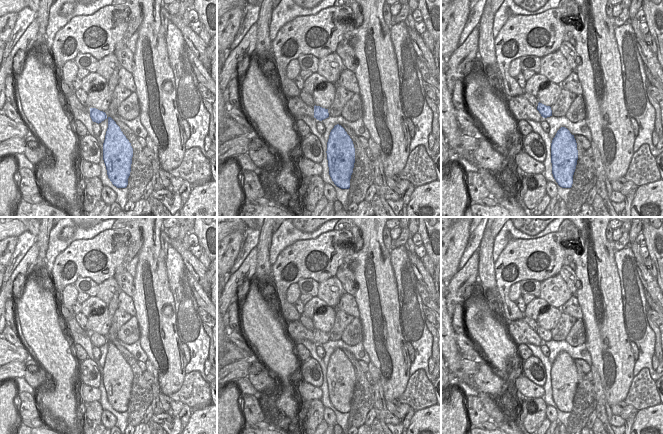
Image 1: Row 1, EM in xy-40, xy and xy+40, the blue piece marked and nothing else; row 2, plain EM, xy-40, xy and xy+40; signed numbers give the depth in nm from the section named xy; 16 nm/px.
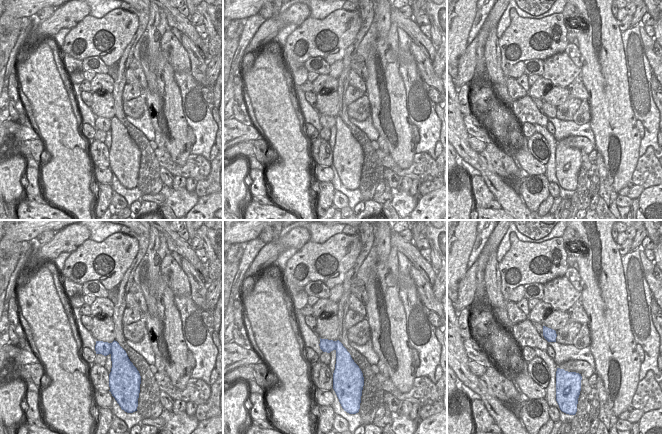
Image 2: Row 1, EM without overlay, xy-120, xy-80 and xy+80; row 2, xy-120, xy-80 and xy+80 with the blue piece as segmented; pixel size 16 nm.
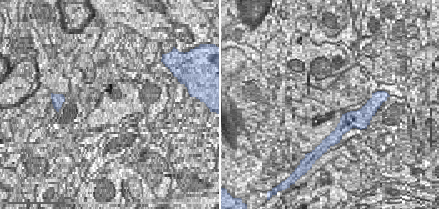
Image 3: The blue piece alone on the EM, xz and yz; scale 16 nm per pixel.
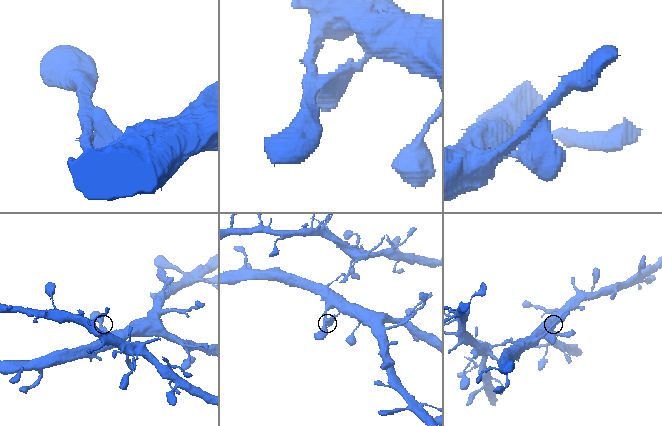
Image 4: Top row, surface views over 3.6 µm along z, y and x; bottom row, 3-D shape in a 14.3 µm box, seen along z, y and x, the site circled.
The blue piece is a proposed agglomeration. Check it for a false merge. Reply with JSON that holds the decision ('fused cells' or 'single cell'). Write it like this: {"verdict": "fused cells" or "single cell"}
{"verdict": "single cell"}

